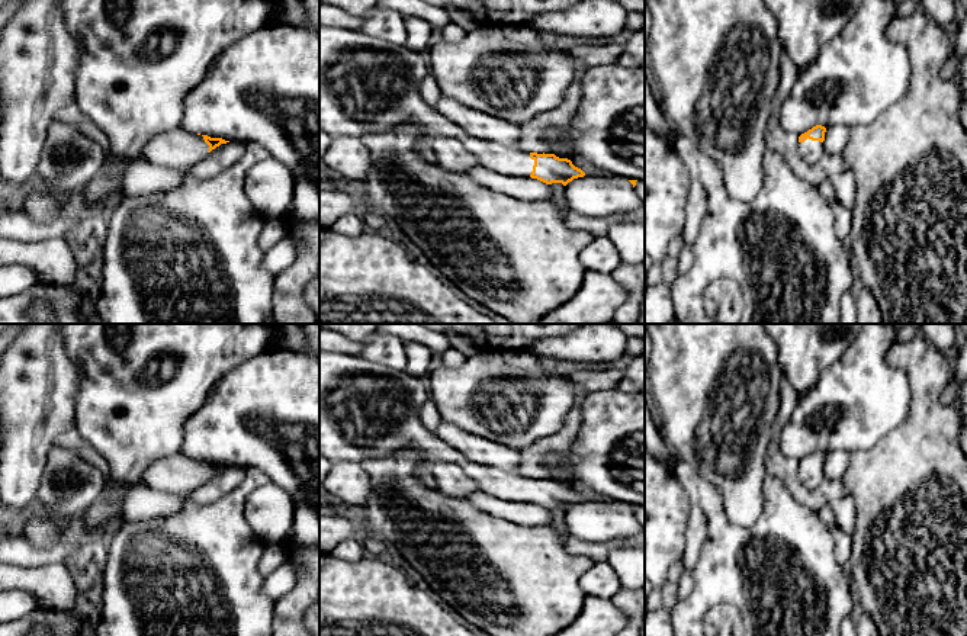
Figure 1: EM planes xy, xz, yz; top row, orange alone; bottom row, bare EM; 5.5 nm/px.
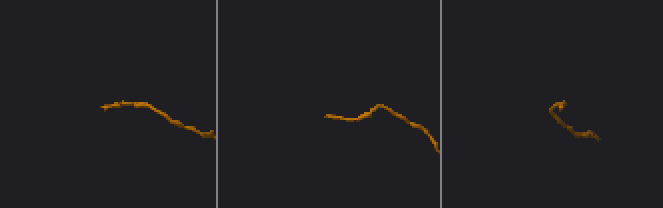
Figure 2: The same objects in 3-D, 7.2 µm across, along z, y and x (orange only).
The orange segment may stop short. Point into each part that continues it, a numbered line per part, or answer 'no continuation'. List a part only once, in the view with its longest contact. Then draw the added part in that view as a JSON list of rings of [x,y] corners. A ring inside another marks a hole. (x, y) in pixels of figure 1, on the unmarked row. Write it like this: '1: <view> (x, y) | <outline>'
1: xz (366, 410) | [[[319,350],[319,454],[331,463],[362,463],[414,449],[427,466],[450,462],[466,468],[468,475],[489,495],[530,502],[534,491],[530,476],[478,465],[421,423],[418,411],[428,396],[428,386],[421,376],[372,363],[362,356]]]

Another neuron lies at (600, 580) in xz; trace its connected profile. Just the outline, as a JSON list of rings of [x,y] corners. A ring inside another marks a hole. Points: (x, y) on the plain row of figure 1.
[[[600,560],[581,576],[579,587],[587,595],[611,600],[621,588],[621,582],[611,565]]]

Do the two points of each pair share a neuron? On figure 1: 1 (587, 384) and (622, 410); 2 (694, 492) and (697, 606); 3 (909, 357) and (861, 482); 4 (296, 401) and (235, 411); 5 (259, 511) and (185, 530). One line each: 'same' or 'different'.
1: different
2: same
3: same
4: same
5: different

